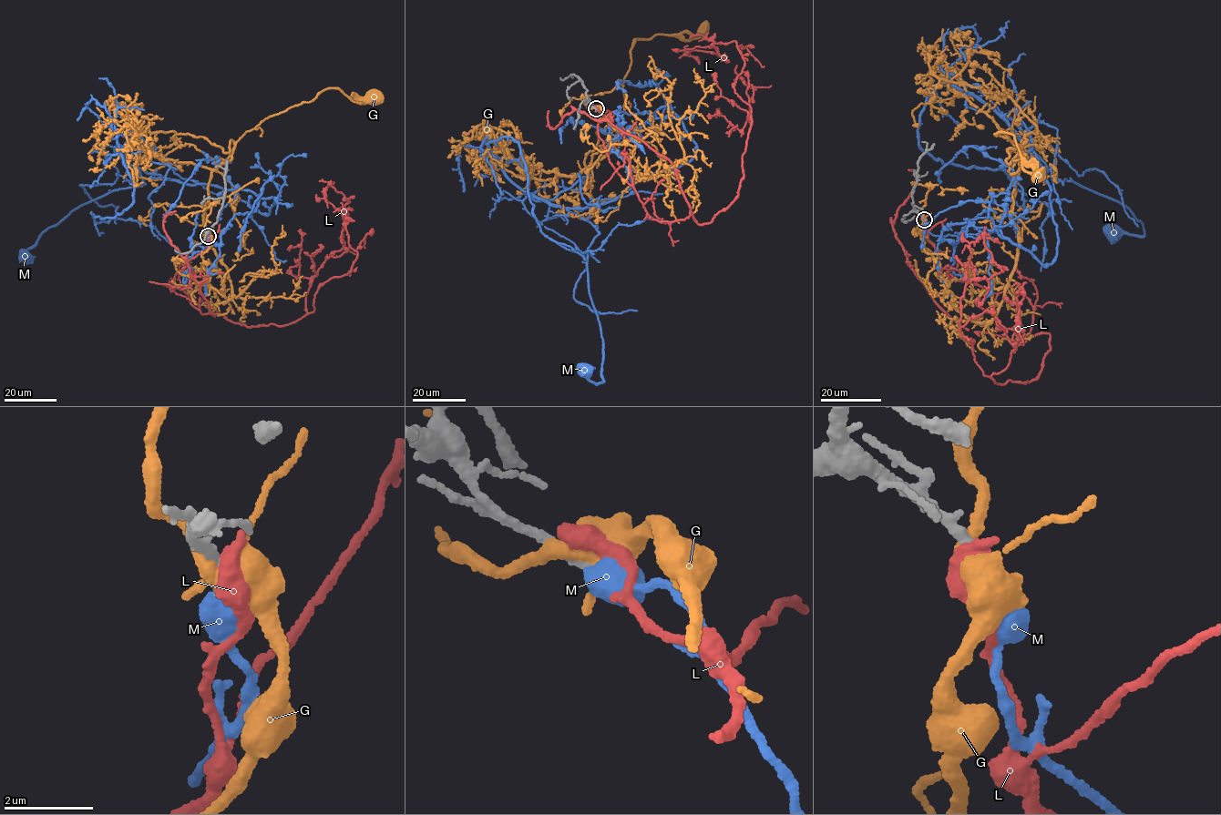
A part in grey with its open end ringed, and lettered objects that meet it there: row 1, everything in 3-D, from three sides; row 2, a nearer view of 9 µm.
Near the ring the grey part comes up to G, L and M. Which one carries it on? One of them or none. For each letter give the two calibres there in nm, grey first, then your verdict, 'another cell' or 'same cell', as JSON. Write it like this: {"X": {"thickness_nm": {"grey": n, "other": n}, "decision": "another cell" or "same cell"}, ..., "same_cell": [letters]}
{"G": {"thickness_nm": {"grey": 340, "other": 440}, "decision": "another cell"}, "L": {"thickness_nm": {"grey": 340, "other": 500}, "decision": "another cell"}, "M": {"thickness_nm": {"grey": 280, "other": 650}, "decision": "another cell"}, "same_cell": []}

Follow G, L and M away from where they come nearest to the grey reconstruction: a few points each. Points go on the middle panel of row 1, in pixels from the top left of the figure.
G: (594, 107), (635, 139), (654, 132), (665, 172), (647, 177), (614, 149), (631, 49), (636, 39), (702, 31)
L: (594, 107), (651, 219), (710, 222), (743, 176), (744, 61), (734, 41), (713, 45), (722, 60), (680, 57)
M: (596, 109), (611, 147), (619, 110), (667, 106), (695, 149), (568, 208), (599, 232), (603, 381), (584, 372)

